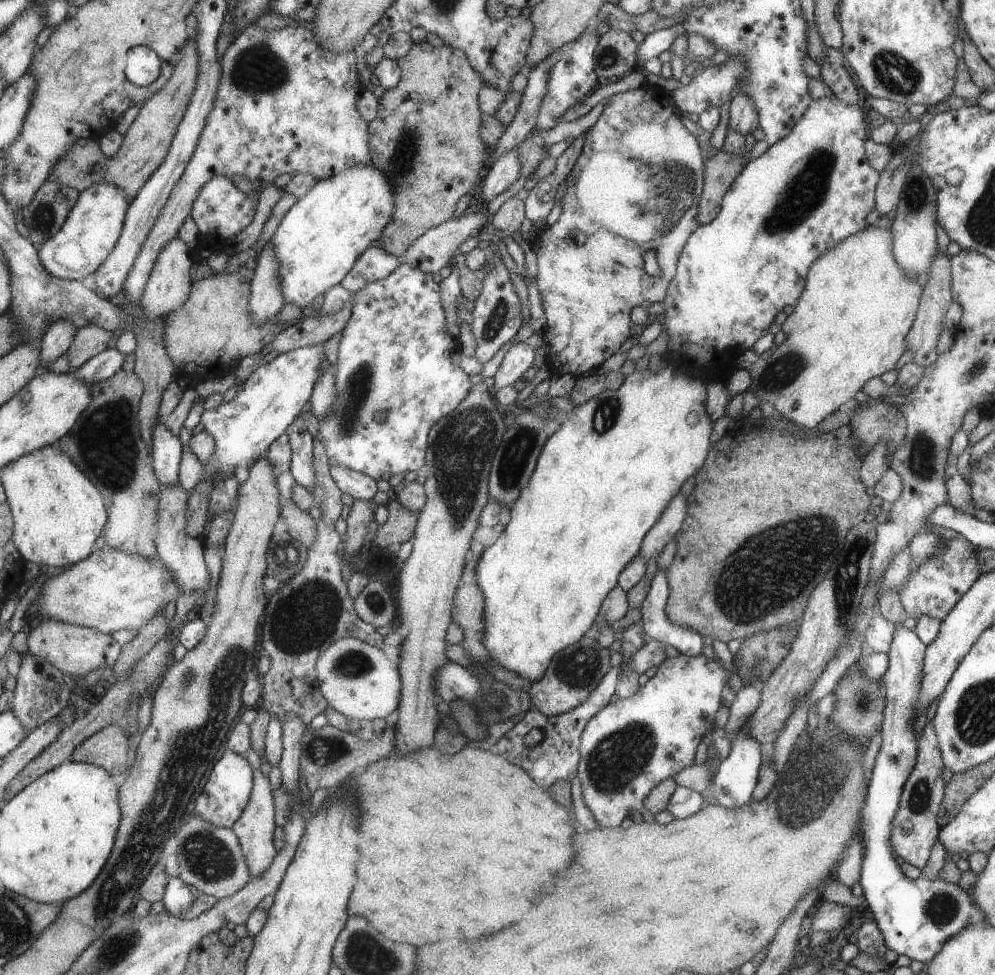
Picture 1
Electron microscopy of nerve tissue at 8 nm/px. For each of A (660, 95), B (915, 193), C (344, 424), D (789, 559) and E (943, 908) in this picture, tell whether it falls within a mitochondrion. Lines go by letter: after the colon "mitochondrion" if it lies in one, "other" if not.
A: other
B: mitochondrion
C: mitochondrion
D: mitochondrion
E: mitochondrion

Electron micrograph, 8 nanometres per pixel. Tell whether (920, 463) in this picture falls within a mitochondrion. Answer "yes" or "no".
yes

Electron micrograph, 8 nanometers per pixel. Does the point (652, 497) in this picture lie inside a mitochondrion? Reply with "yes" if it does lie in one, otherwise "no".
no

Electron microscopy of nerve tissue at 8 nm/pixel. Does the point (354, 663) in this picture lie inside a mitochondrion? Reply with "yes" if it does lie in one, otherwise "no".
yes

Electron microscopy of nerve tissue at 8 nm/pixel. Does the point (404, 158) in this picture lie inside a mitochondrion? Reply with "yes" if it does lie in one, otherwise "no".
yes

